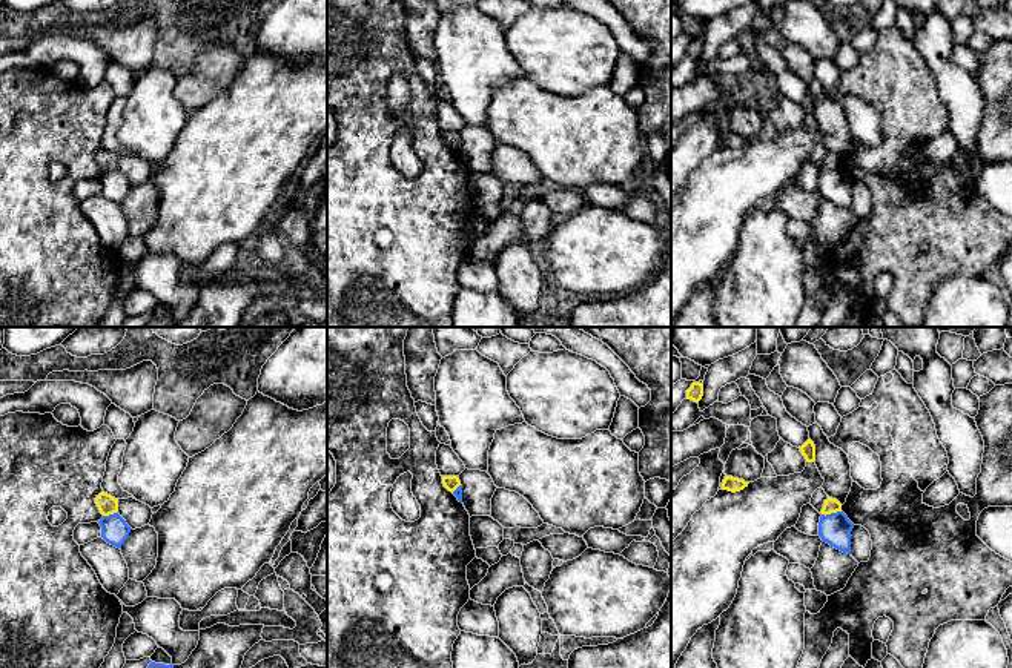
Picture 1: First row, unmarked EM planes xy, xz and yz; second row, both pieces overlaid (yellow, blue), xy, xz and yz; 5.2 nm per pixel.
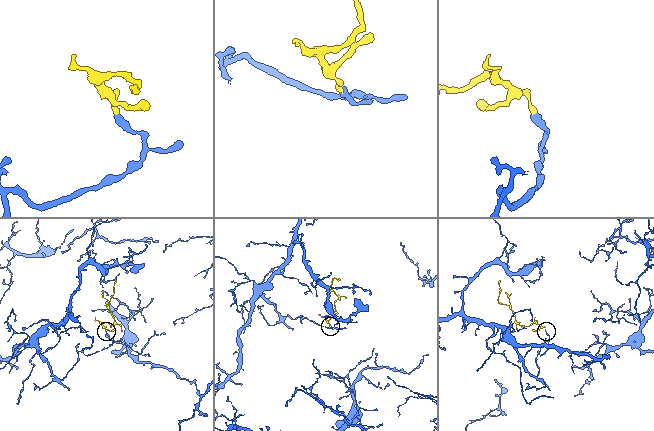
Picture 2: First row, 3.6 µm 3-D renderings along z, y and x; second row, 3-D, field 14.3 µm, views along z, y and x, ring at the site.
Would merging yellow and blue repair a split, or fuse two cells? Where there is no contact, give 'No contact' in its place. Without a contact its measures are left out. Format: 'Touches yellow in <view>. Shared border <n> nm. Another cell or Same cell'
Touches yellow in yz. Shared border 110 nm. Another cell

